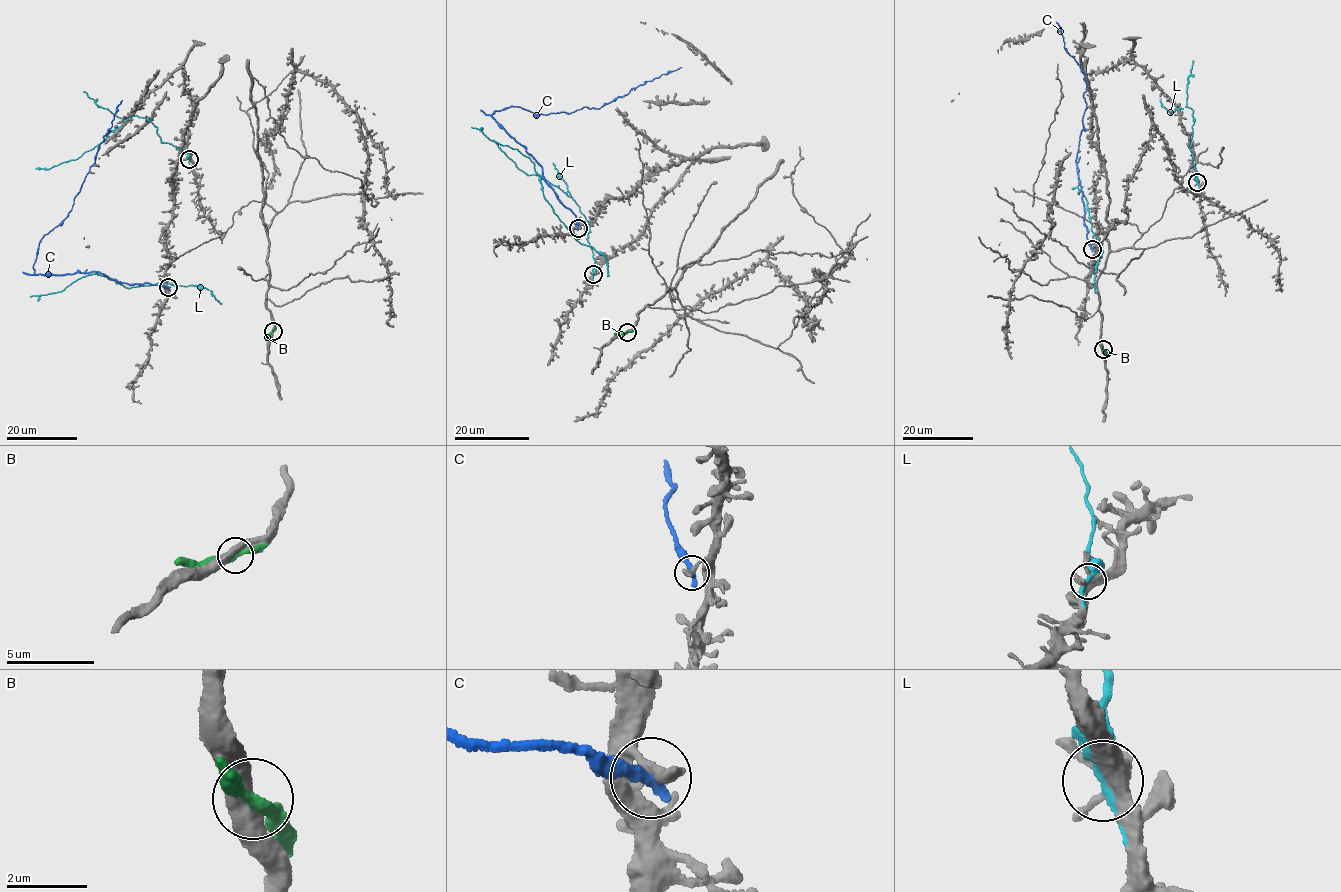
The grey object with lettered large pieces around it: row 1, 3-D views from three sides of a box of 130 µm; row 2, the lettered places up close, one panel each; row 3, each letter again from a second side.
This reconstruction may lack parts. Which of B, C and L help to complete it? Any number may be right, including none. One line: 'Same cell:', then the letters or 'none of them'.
Same cell: none of them

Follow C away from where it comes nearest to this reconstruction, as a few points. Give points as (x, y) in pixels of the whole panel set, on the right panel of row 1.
C: (1092, 249), (1076, 161), (1084, 129), (1083, 94), (1087, 86), (1082, 69), (1065, 48), (1056, 22)

